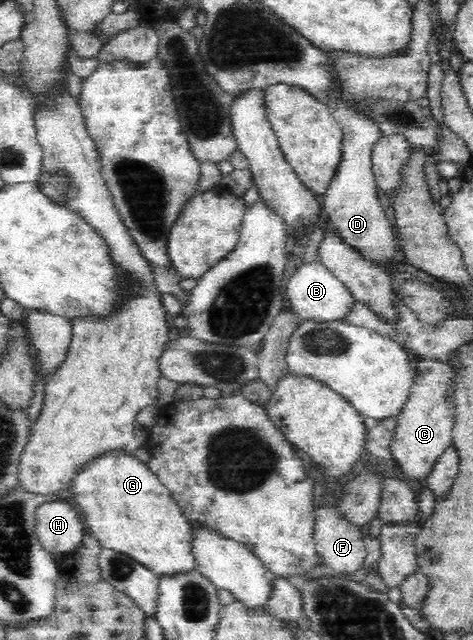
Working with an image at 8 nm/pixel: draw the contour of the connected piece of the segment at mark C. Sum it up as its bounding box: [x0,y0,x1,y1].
[390,359,453,485]

